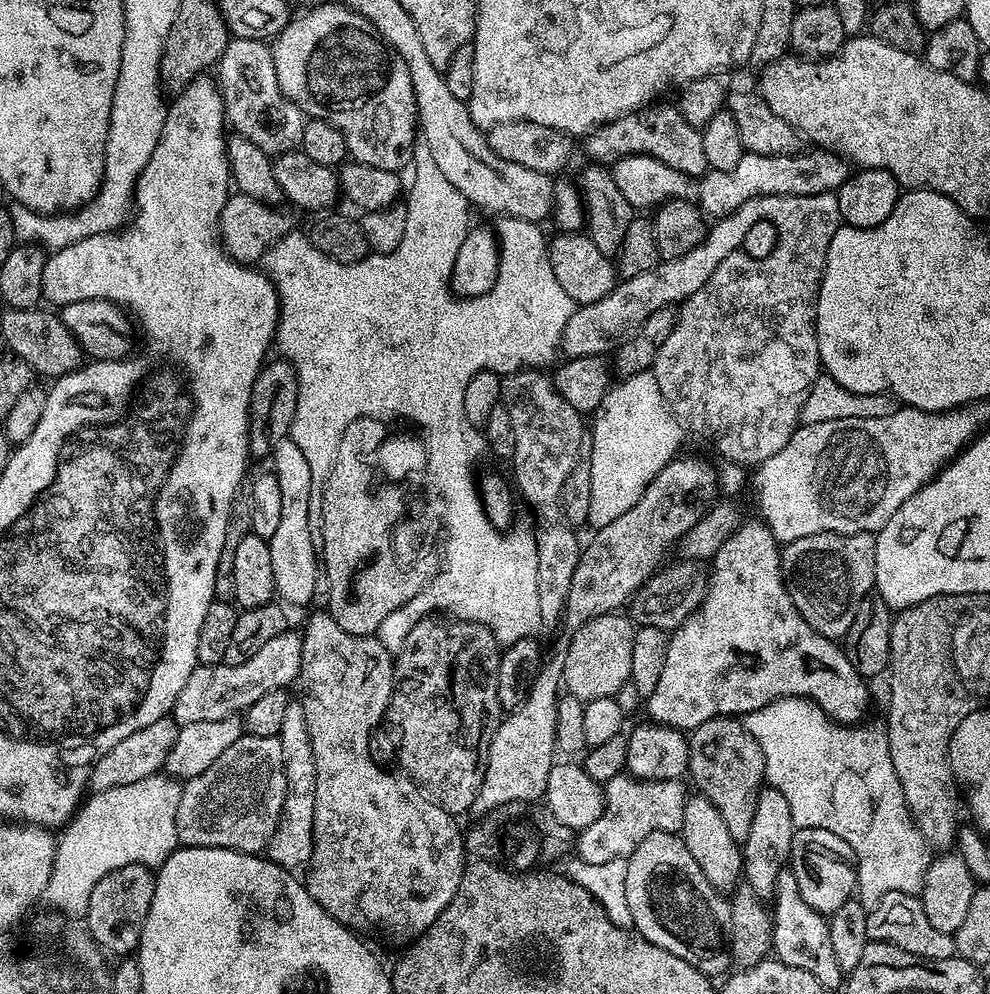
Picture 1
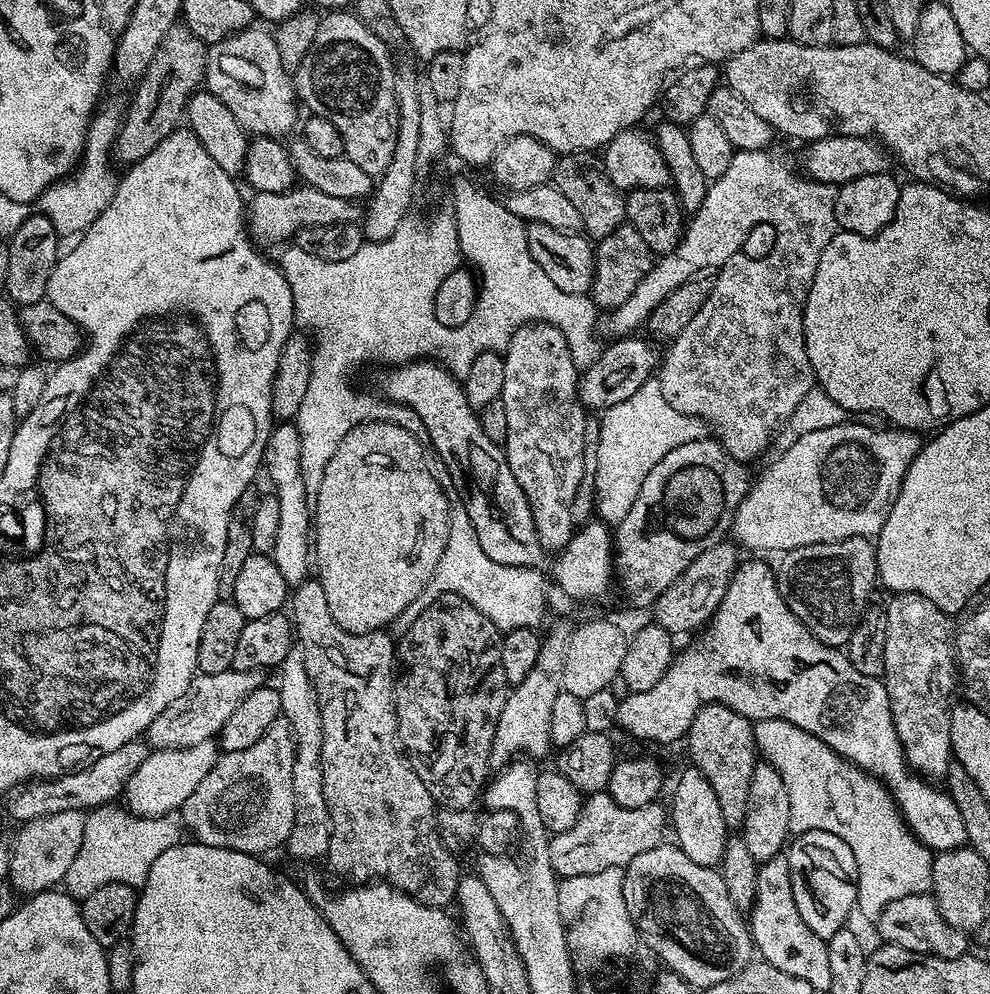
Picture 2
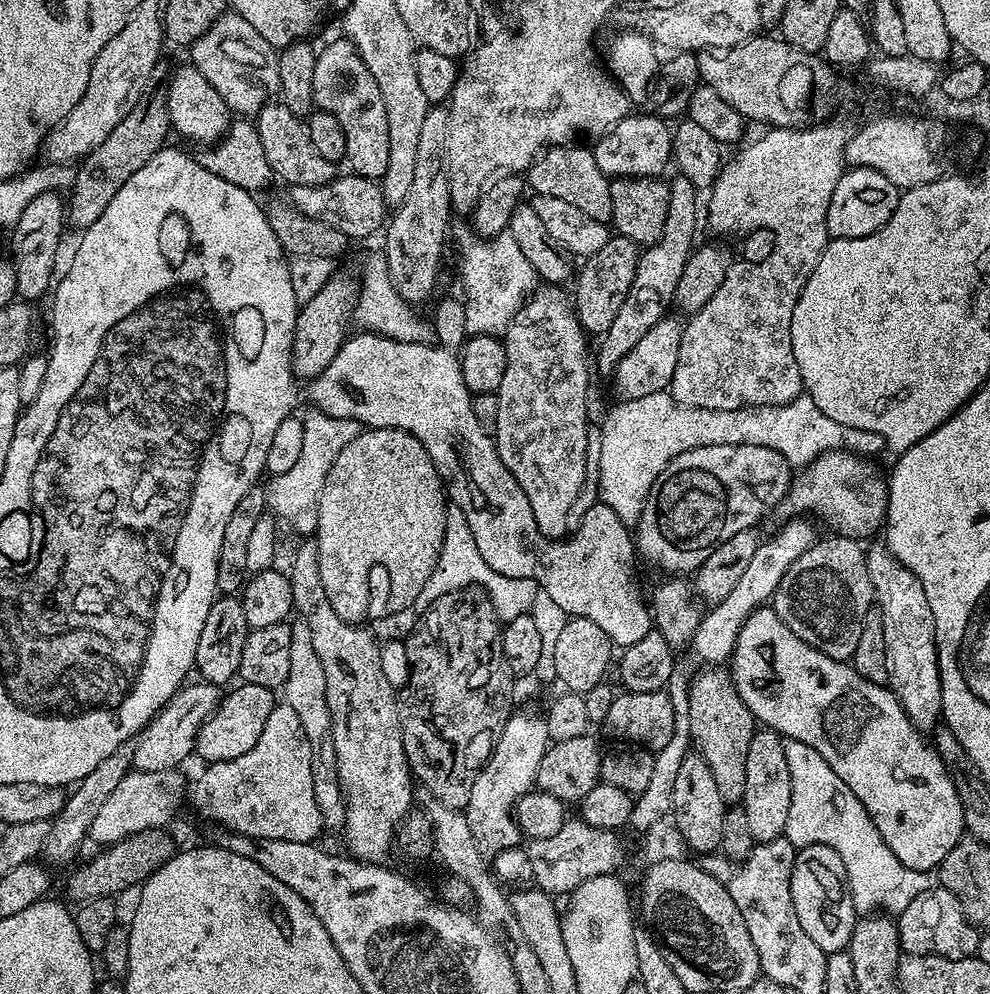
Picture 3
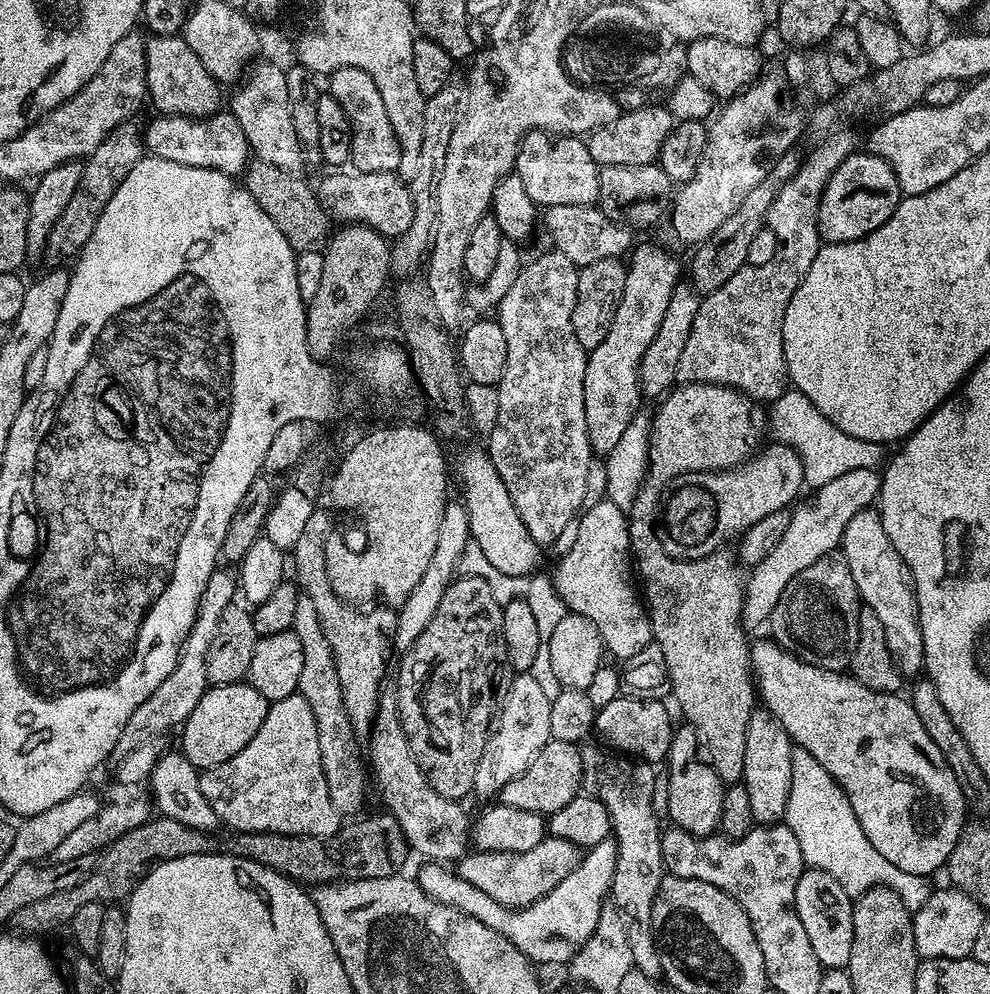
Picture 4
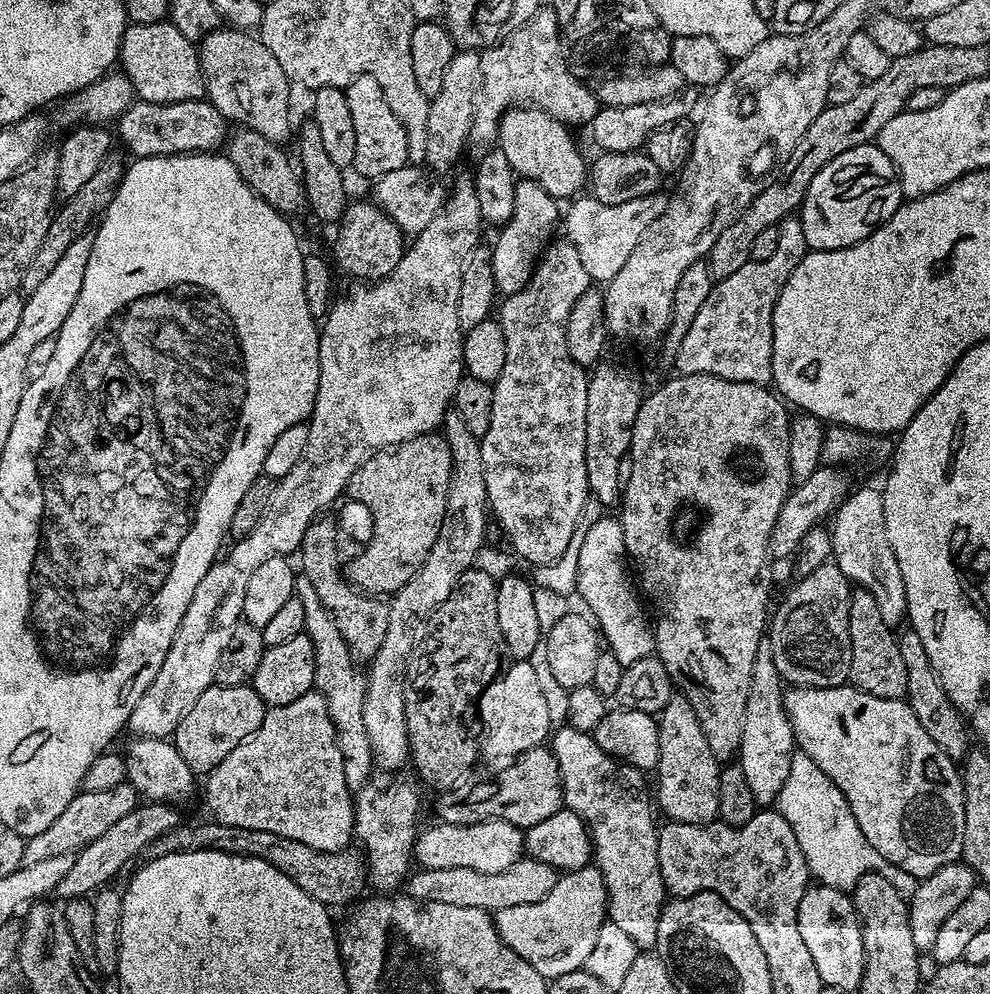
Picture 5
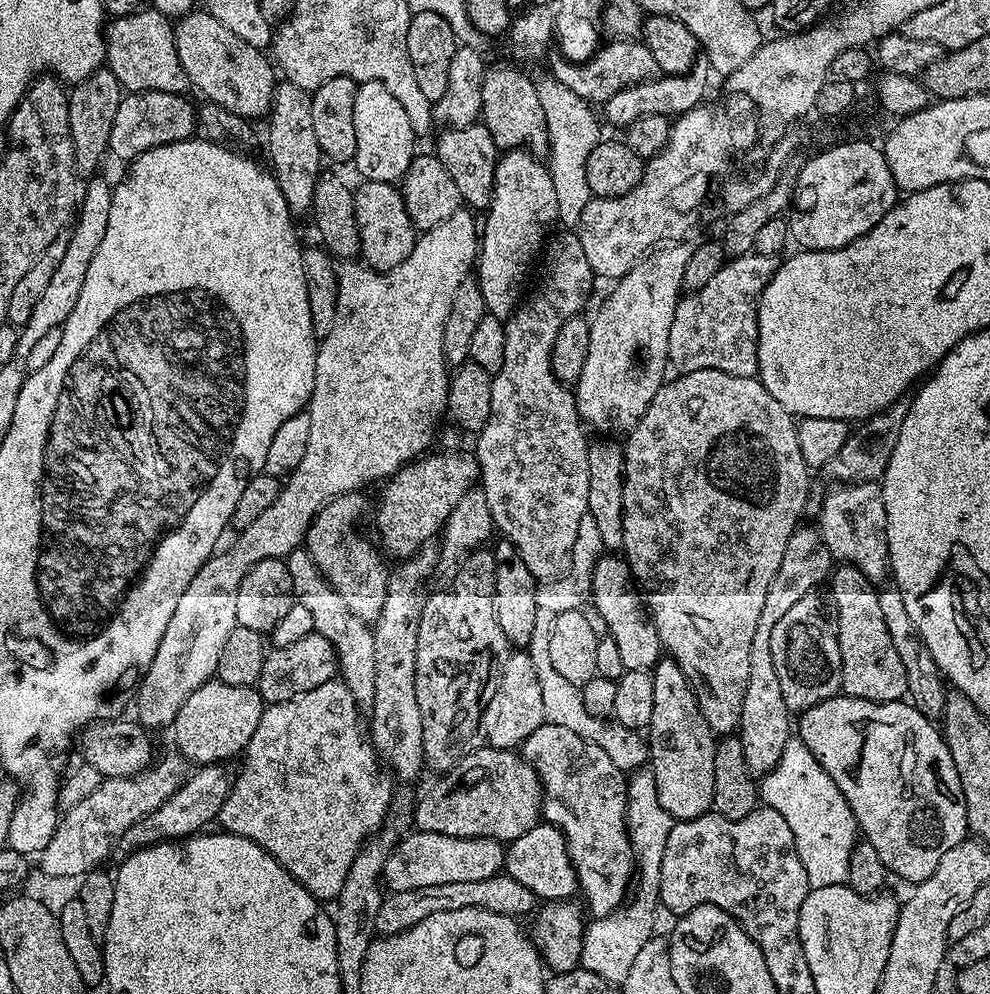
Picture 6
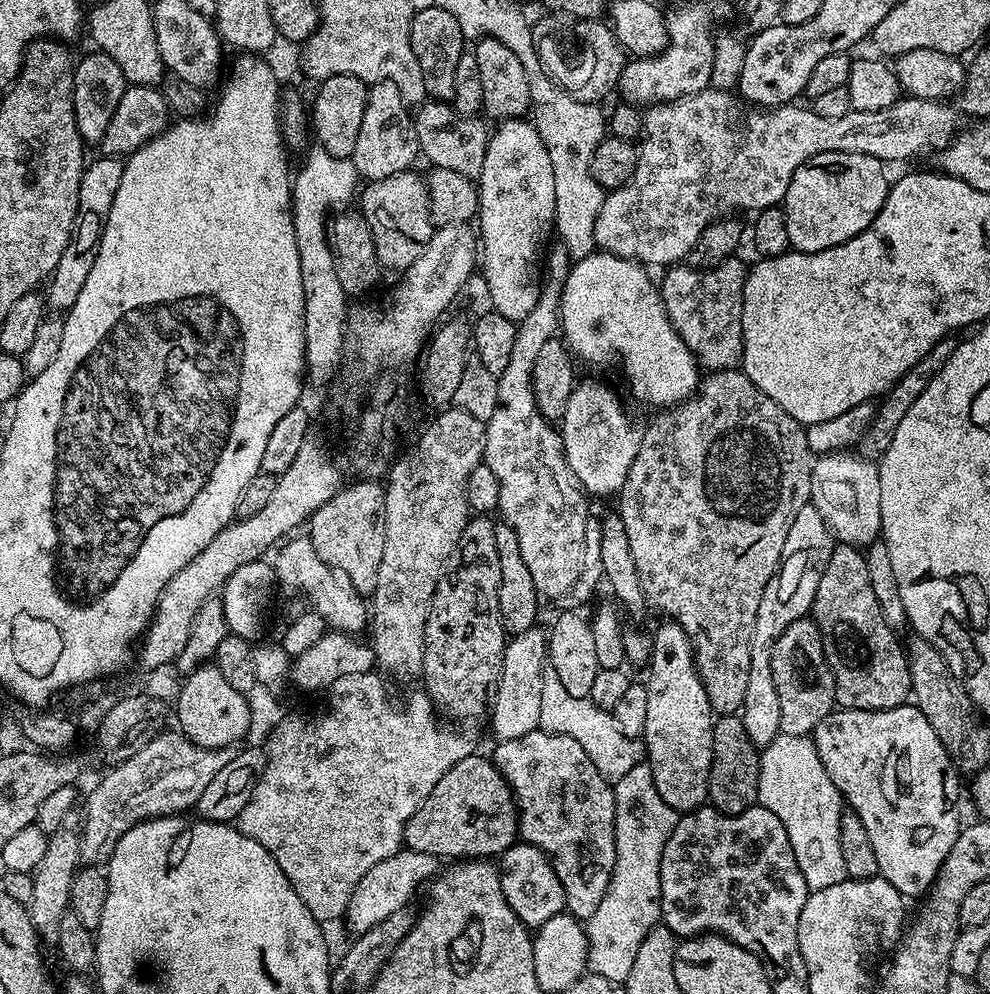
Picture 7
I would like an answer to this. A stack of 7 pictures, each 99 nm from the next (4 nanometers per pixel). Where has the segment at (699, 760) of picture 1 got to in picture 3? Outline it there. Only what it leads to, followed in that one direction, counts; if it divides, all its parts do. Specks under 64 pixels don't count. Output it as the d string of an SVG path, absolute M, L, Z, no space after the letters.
M708 666L700 671L692 676L689 686L691 747L710 766L725 805L736 806L744 798L746 750L750 750L750 738L758 731L758 721L742 702L731 675L723 667Z

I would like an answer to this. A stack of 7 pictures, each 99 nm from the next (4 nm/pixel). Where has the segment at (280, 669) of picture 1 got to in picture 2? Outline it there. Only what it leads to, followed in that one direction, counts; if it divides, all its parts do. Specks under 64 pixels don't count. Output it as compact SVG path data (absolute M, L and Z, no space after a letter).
M237 668L222 674L200 672L193 676L190 686L186 686L186 694L182 694L182 698L174 698L174 702L154 718L146 733L147 743L157 750L195 746L213 739L224 728L226 718L234 714L234 709L265 683L264 676L263 671L243 672Z

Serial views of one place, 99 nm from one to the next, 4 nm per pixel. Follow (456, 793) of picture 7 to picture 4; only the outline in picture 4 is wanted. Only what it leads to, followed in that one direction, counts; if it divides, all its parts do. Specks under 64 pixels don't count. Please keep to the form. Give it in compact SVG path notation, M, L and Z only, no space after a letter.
M549 740L542 750L538 750L538 758L518 774L506 786L502 786L498 797L499 803L506 806L514 806L514 810L534 810L539 816L545 818L553 812L562 810L566 802L581 795L584 782L584 758L581 749L570 742L561 740Z

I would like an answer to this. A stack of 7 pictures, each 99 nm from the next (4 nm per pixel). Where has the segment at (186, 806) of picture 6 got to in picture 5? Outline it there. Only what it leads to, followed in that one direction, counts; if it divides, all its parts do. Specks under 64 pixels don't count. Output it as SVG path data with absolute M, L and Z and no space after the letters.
M155 802L141 803L126 818L114 822L106 834L95 839L84 849L75 855L70 866L70 872L66 874L55 890L55 895L63 901L69 901L74 897L87 897L105 886L111 885L112 879L135 858L136 855L147 853L148 847L162 834L174 830L176 825L181 823L182 816L179 816L177 809L170 804L158 804Z

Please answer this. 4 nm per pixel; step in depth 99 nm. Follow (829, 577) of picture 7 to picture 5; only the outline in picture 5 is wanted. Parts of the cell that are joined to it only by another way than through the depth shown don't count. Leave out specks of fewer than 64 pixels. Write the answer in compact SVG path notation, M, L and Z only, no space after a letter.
M857 587L850 598L850 674L851 687L862 690L866 694L874 694L874 698L890 698L898 700L906 697L906 665L902 663L902 650L897 633L886 622L882 622L882 613L878 610L878 602L874 602L874 594L865 588Z

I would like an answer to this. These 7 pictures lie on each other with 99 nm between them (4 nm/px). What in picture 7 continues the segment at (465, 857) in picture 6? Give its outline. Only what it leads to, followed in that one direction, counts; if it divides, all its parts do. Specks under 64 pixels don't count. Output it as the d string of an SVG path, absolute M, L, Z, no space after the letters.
M407 846L401 847L399 852L390 854L390 858L376 863L362 878L362 882L354 886L354 894L350 894L348 909L342 917L343 923L348 923L352 934L359 934L382 922L387 915L394 914L394 910L409 907L413 903L412 895L420 887L423 889L437 875L436 864L437 857L418 850L410 850Z

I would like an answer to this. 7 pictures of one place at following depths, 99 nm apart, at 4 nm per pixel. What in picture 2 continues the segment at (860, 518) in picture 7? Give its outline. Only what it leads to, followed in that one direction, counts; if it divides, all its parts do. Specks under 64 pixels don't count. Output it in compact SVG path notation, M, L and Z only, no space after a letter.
M902 592L891 599L886 604L886 658L882 679L890 698L894 730L898 730L898 742L902 742L904 757L912 771L929 781L940 782L947 777L948 766L954 760L950 742L952 691L955 693L958 688L954 628L943 607L929 596Z

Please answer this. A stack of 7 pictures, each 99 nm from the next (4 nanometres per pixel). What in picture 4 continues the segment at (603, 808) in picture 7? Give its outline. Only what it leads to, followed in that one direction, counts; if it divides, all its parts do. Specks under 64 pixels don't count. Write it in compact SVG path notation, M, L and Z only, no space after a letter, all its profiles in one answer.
M603 747L600 748L583 749L582 788L585 793L604 803L612 819L612 836L617 840L618 858L610 900L612 904L614 902L620 907L618 920L626 930L626 942L630 942L635 971L660 978L664 974L662 953L652 925L654 898L666 875L660 845L662 820L654 810L654 786L658 772L652 769L655 767L651 763L629 758L624 754L613 754Z

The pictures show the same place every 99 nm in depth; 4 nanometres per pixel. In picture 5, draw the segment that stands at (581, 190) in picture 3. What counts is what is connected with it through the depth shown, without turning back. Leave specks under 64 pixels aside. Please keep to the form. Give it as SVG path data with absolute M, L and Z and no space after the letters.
M517 106L500 121L498 151L506 154L506 162L510 162L517 177L538 182L538 186L542 186L546 194L550 194L558 202L564 202L575 197L581 191L580 187L585 187L589 169L568 132L571 132L569 125L555 120L541 108Z

